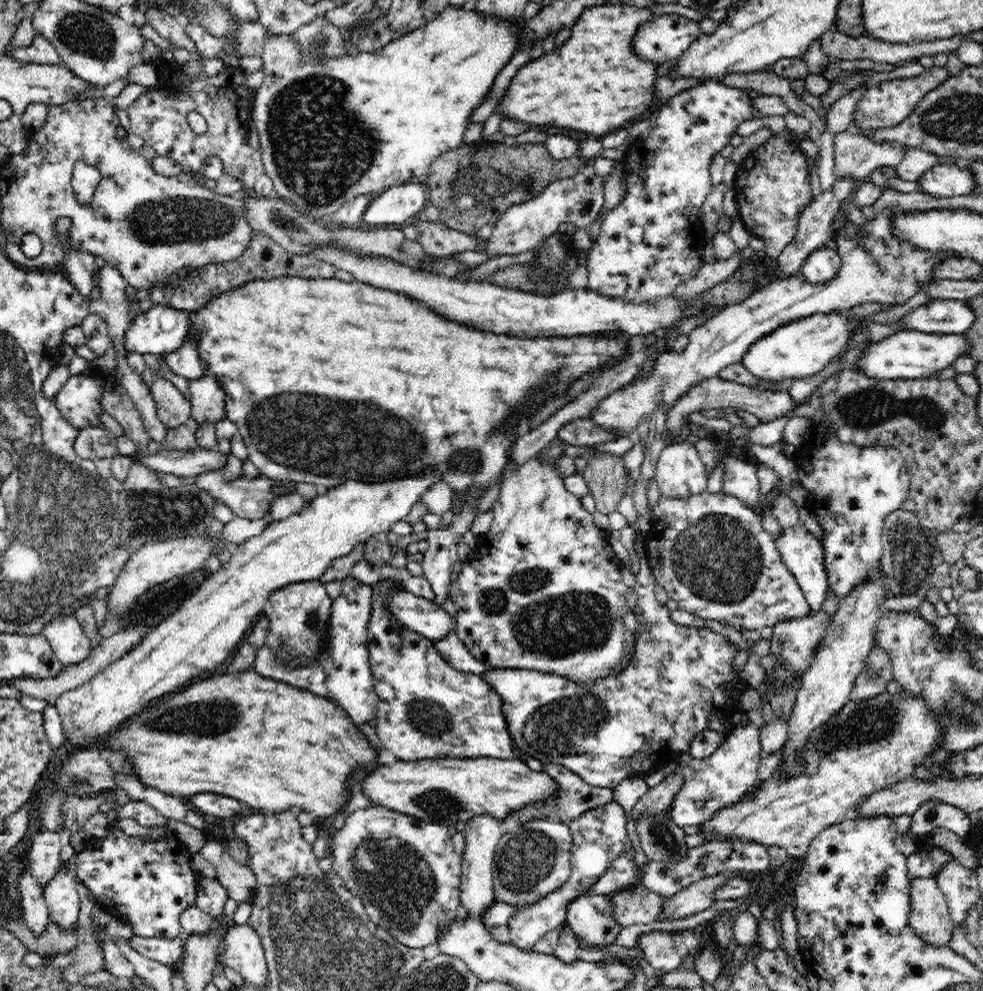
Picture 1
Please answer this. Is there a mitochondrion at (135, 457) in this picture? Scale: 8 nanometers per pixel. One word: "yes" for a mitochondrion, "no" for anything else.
no

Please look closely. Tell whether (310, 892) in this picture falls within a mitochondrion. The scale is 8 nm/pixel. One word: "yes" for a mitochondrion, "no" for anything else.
yes

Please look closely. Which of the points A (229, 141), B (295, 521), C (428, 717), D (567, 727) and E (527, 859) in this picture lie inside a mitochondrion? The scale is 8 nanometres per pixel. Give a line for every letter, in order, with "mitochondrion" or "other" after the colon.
A: other
B: other
C: mitochondrion
D: mitochondrion
E: mitochondrion

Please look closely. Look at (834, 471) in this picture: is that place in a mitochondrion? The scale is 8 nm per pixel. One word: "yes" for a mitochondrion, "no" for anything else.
no

